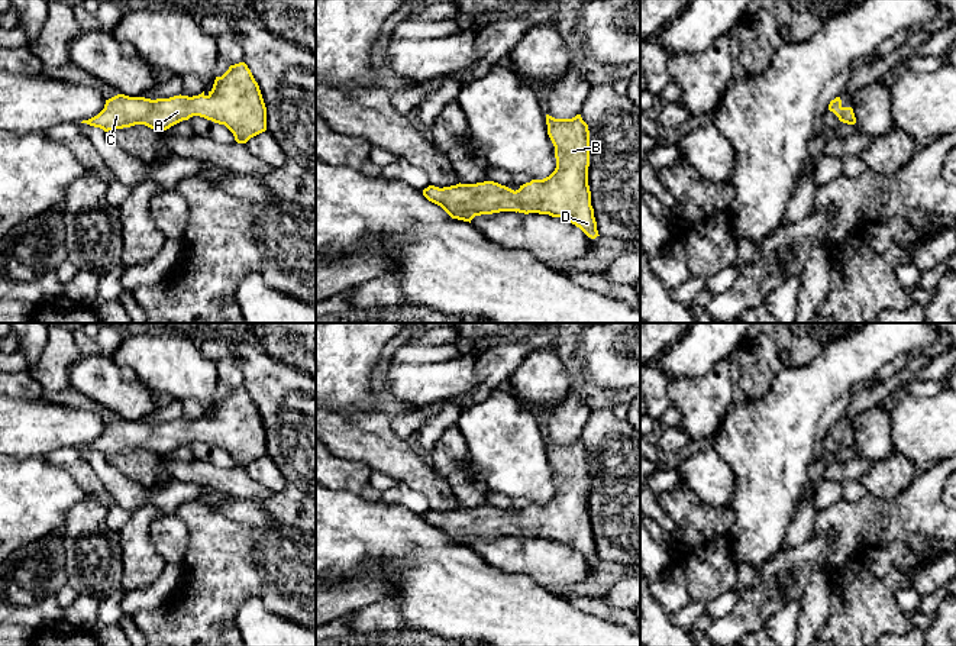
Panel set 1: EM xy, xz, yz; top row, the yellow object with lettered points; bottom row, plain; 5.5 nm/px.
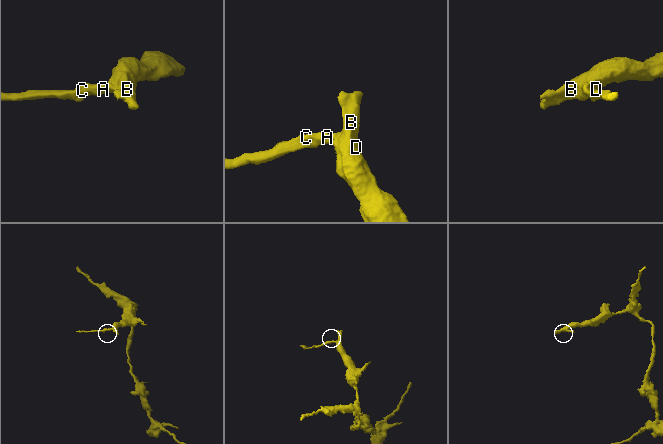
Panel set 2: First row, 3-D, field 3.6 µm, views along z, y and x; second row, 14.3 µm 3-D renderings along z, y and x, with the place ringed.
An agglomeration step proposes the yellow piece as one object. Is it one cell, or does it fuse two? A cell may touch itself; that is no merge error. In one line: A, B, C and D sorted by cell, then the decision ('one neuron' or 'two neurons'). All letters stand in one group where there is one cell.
A B C D | one neuron

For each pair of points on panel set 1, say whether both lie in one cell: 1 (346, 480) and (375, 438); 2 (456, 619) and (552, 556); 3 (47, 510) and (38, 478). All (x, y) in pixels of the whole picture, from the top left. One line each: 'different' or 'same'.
1: different
2: different
3: same

